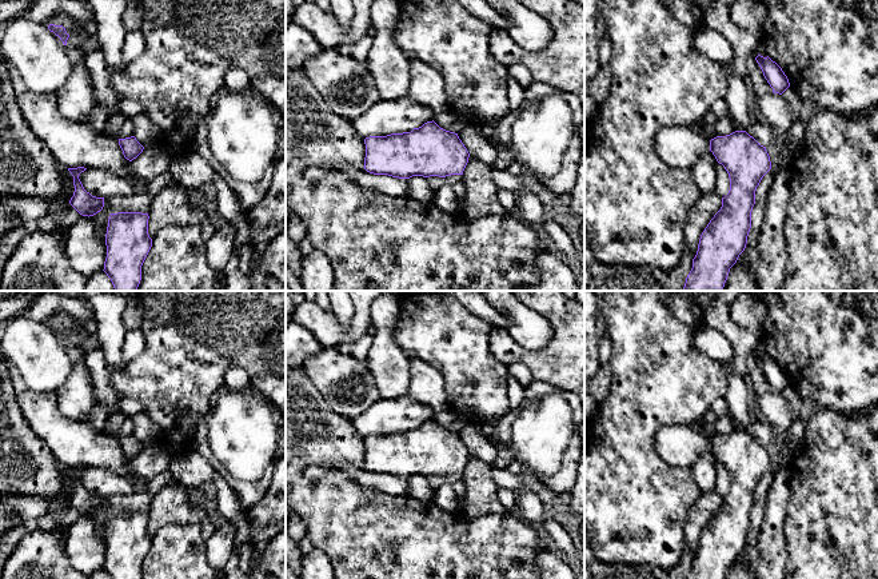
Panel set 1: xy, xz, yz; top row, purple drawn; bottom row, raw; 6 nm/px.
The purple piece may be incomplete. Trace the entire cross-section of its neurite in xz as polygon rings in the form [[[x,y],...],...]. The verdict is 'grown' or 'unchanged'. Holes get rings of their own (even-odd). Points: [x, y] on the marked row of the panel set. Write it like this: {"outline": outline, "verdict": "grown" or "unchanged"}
{"outline": [[[434,120],[414,128],[411,132],[366,137],[364,144],[364,169],[374,175],[388,175],[399,179],[463,175],[470,157],[458,133],[440,128]]], "verdict": "unchanged"}

